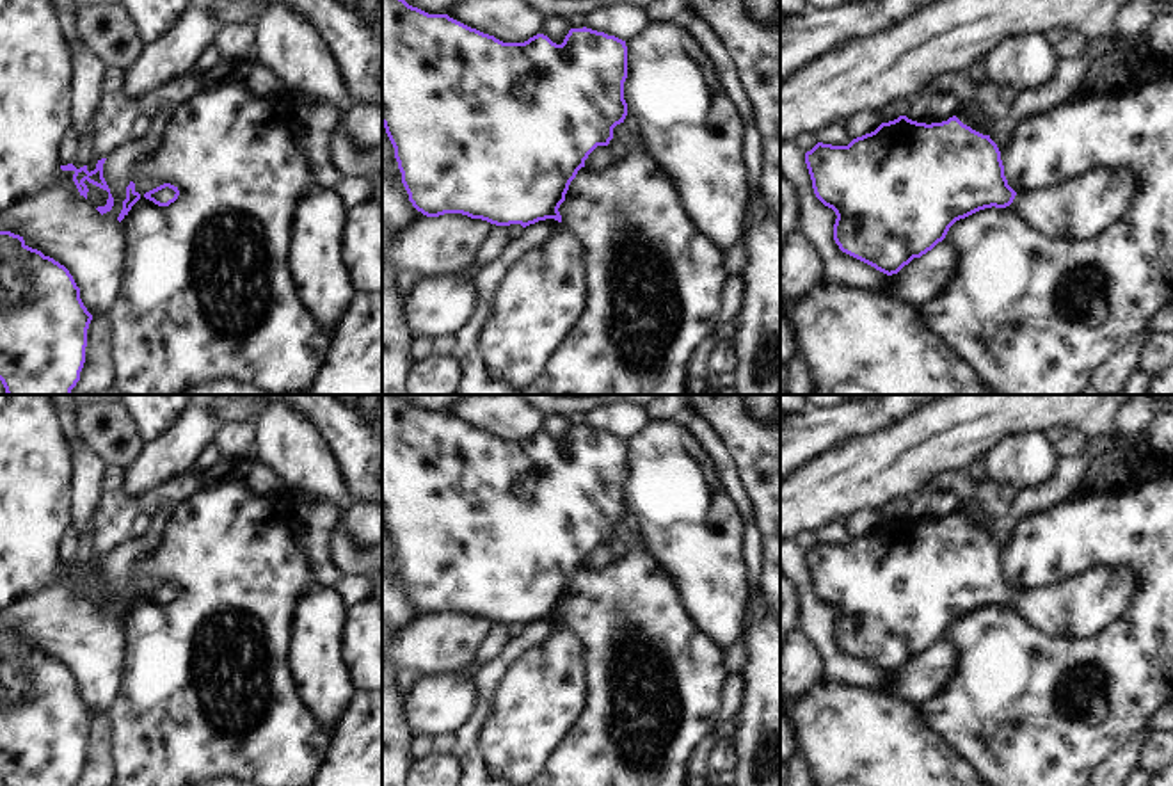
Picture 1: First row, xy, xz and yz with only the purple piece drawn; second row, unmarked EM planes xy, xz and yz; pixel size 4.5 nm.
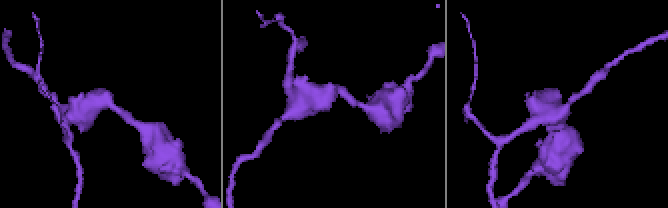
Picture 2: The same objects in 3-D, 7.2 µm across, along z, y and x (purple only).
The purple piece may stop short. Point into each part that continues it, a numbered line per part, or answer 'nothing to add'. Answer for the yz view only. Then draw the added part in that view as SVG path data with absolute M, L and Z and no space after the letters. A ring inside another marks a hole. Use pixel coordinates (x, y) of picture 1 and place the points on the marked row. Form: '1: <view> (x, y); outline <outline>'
1: yz (1081, 208); outline M1095 169L1057 187L1020 192L1009 206L1043 237L1088 240L1127 213L1134 188L1130 172Z

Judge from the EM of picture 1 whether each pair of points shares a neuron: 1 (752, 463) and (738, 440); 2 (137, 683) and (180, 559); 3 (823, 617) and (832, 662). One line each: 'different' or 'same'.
1: same
2: same
3: same

